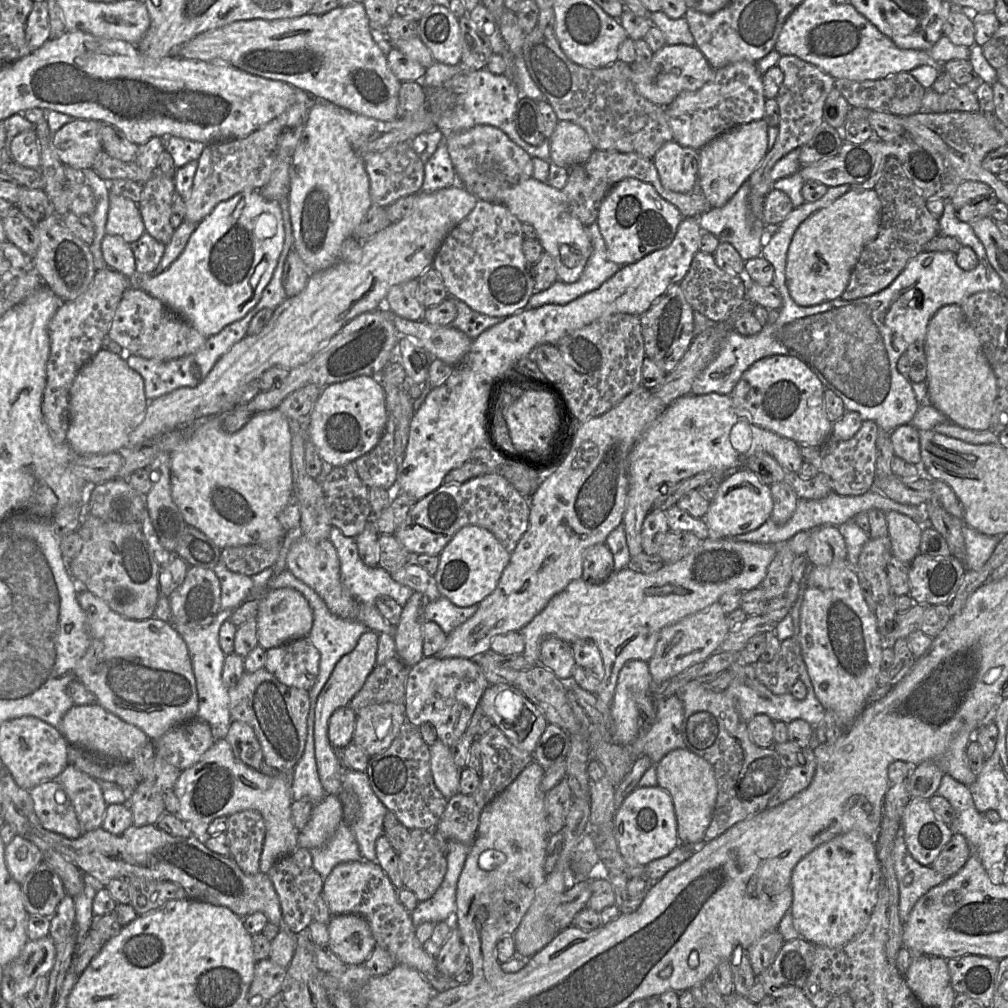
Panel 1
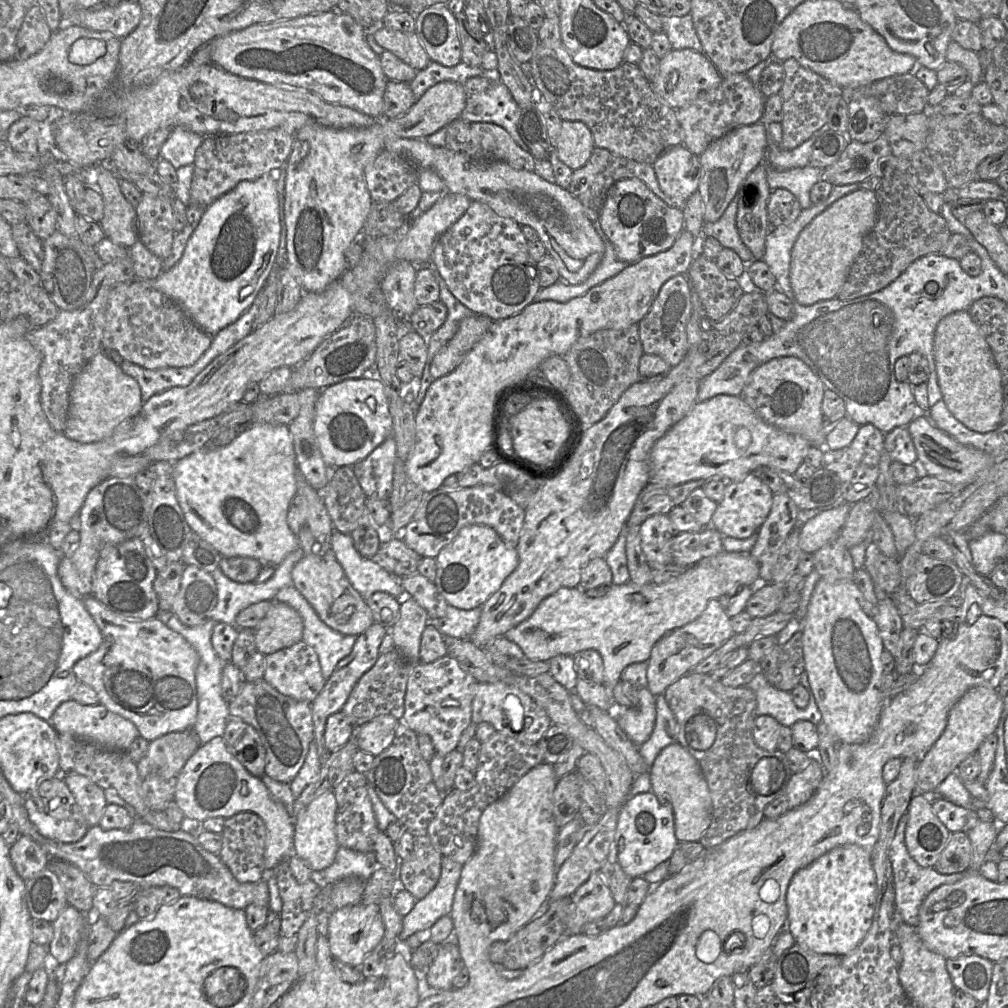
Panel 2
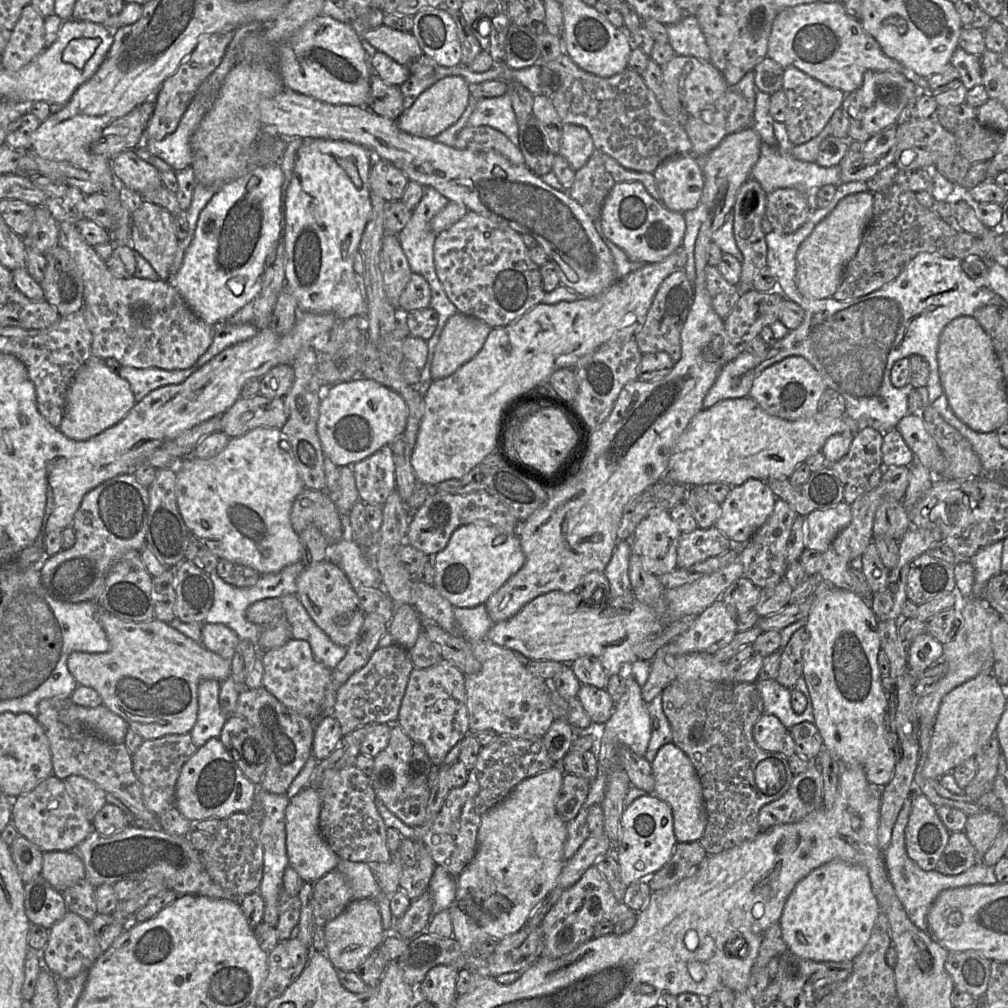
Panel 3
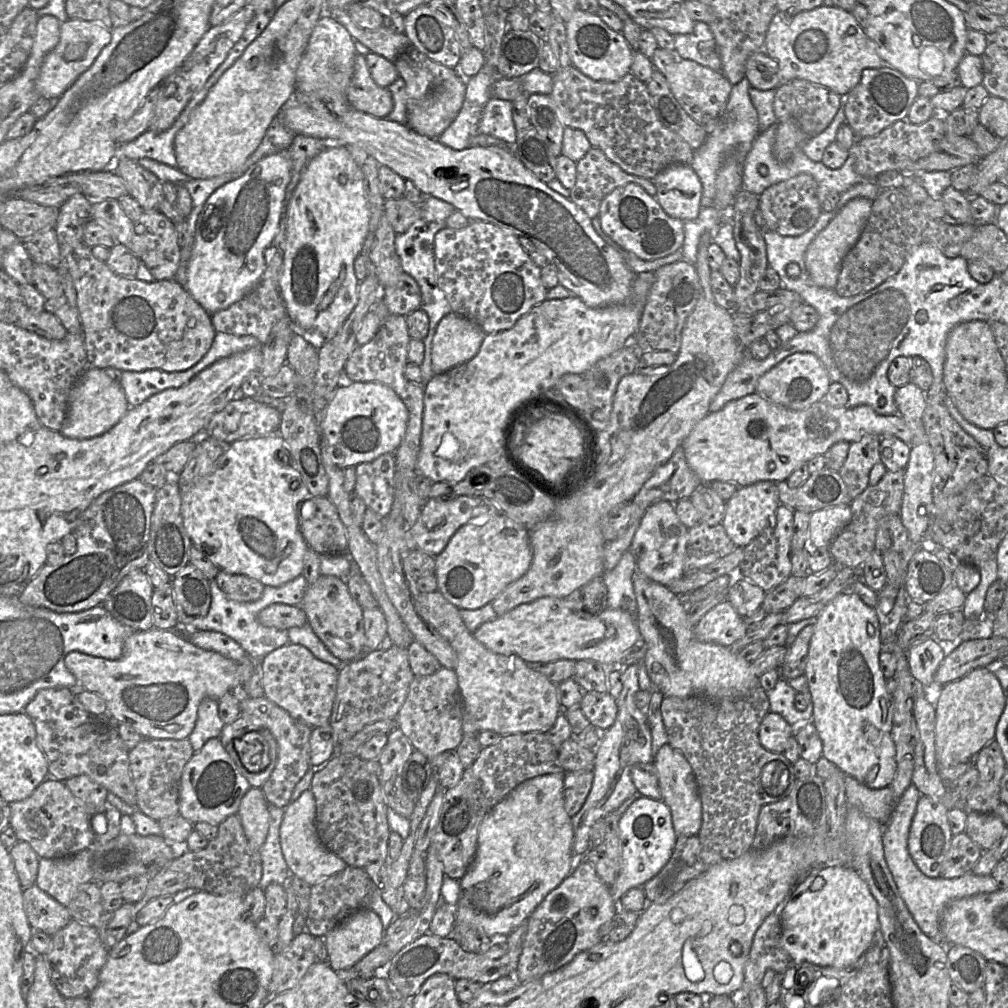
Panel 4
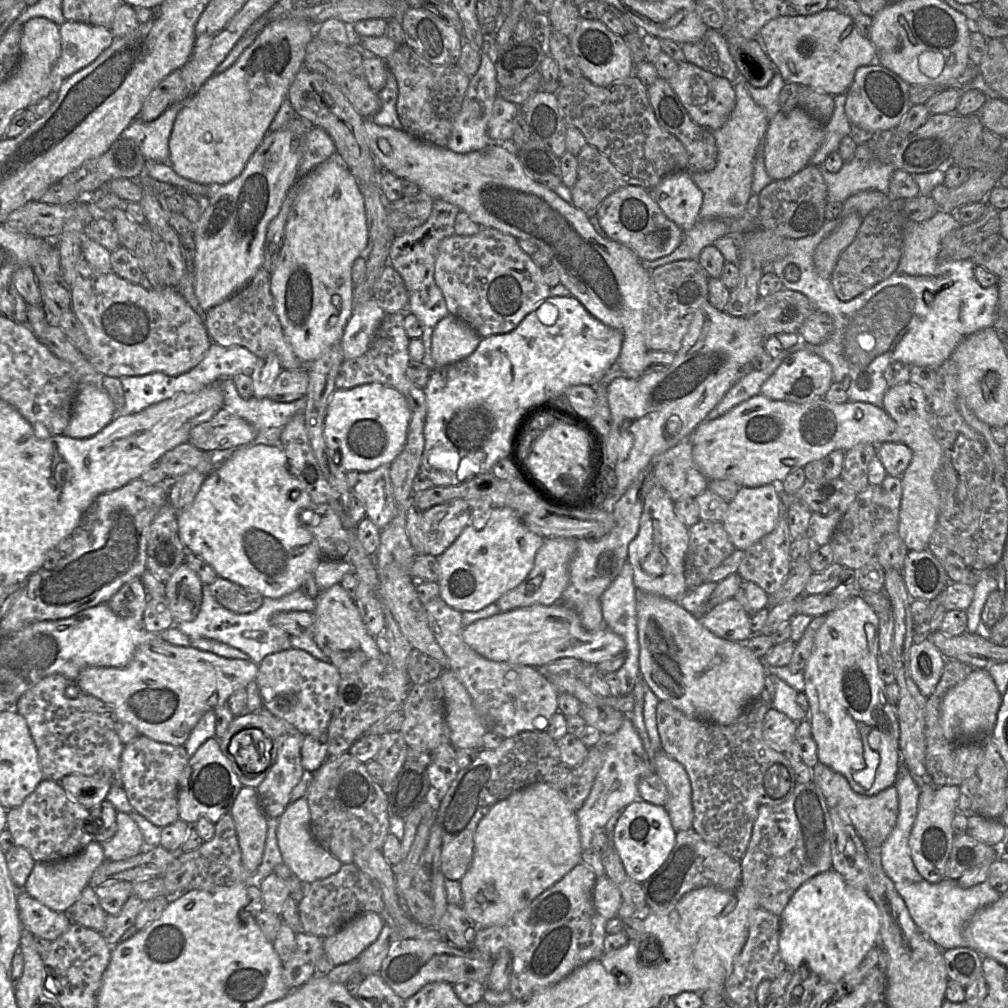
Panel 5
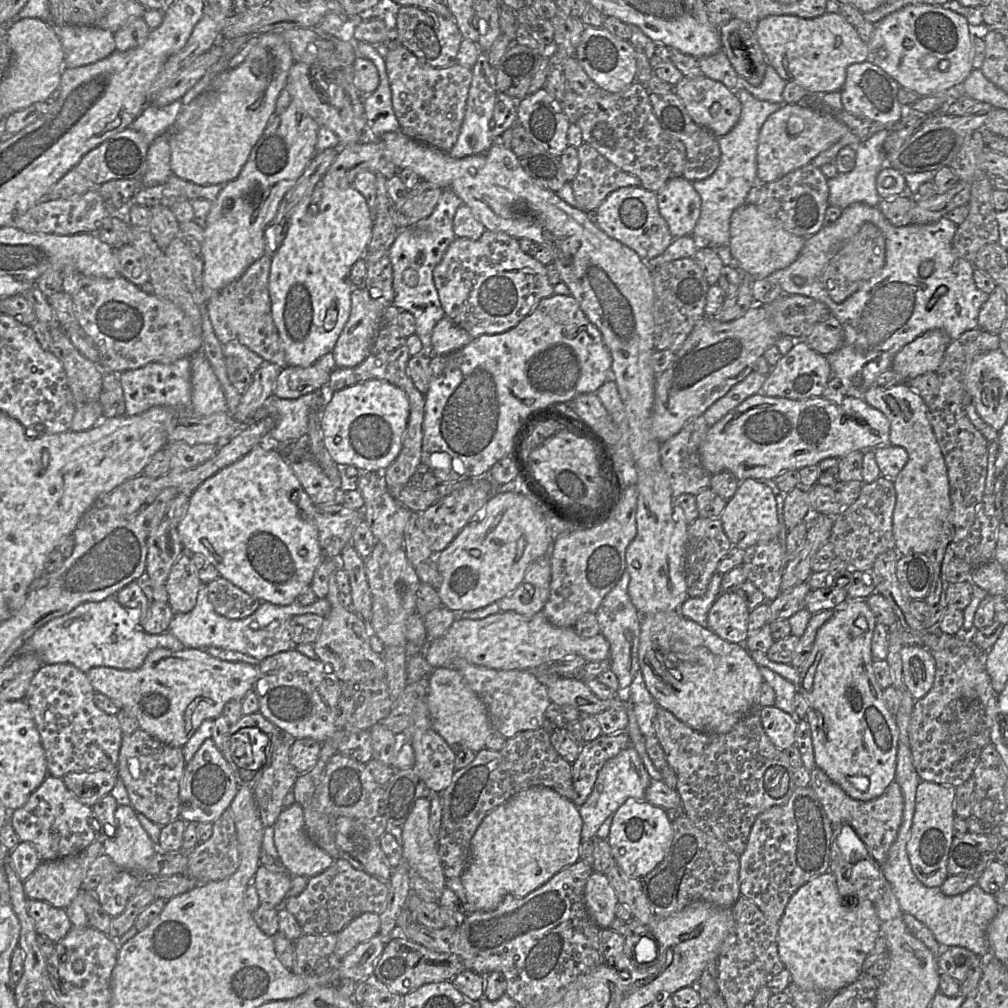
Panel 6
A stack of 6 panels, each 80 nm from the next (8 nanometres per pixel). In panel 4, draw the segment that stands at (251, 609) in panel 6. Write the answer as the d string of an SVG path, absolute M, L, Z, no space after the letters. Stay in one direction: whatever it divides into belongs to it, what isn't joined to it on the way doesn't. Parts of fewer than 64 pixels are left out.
M219 570L215 579L224 594L238 602L256 601L264 589L264 585L256 579L241 574L230 574L223 570Z

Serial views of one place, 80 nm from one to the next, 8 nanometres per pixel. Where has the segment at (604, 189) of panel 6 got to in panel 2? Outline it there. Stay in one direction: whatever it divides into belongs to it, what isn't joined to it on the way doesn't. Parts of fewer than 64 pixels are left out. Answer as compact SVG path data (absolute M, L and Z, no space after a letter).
M597 147L593 149L589 160L584 166L572 171L571 181L567 189L576 199L578 199L586 216L593 222L597 221L599 218L601 207L611 186L615 182L625 178L640 179L658 198L670 207L682 210L683 205L686 202L683 200L673 200L662 192L653 165L620 157L604 148Z

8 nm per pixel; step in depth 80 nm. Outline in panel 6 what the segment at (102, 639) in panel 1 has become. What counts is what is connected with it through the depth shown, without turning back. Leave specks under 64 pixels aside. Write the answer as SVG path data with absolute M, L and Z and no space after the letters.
M155 648L148 653L143 664L138 669L123 670L113 667L98 666L89 669L86 672L86 675L95 692L103 694L114 700L119 705L120 709L122 708L129 711L136 718L140 729L144 730L150 736L158 739L159 741L169 746L182 747L195 733L195 731L198 729L198 727L203 721L205 721L206 719L215 720L222 713L224 706L227 702L232 699L242 700L246 696L246 694L253 689L253 683L257 676L257 668L257 666L245 662L223 661L214 658L208 653L206 653L203 649L184 648L180 651L171 651L166 648Z

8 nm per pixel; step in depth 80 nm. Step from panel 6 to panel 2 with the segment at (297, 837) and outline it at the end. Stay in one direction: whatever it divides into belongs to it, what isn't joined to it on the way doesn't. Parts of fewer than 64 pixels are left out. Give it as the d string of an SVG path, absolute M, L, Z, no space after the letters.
M333 790L314 799L302 812L294 816L295 855L306 860L315 873L320 873L335 860L339 844L335 832L337 801Z

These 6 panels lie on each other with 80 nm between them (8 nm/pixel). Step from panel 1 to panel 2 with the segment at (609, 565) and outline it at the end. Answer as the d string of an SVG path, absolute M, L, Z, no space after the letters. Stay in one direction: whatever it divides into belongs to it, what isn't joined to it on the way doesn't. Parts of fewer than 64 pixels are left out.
M597 557L589 561L582 569L578 588L587 596L602 596L612 585L612 572L605 557Z

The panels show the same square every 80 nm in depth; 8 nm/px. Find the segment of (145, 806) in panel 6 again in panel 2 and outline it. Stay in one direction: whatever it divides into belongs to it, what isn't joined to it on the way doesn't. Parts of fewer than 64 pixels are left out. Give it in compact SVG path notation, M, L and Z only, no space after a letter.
M193 729L170 732L149 742L146 754L137 762L137 771L141 780L141 789L145 804L154 811L165 811L168 803L174 799L178 776L191 755L202 745Z

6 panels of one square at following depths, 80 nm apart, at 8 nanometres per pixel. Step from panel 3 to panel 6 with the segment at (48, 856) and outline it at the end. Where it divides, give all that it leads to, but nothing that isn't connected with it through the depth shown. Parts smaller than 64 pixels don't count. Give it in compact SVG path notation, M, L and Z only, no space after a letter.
M95 840L77 855L42 862L34 873L23 882L23 889L27 899L44 901L54 907L66 909L81 891L81 883L91 863L102 853L102 843Z

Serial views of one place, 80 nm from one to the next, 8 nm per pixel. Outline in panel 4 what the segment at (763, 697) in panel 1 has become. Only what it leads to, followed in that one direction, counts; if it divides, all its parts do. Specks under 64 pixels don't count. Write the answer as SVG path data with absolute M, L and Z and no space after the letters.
M780 678L775 687L766 691L766 694L770 703L770 711L780 714L794 728L802 723L812 721L813 704L811 698L806 697L807 707L805 710L797 710L794 705L797 691L788 684L787 680Z

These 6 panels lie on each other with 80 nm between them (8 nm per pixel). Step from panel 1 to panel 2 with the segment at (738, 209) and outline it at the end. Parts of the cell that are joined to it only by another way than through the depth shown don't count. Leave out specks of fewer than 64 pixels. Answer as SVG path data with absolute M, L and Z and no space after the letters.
M737 194L729 203L722 216L713 223L704 223L701 234L704 237L714 237L723 248L733 250L744 262L748 264L753 260L750 250L742 242L736 227Z

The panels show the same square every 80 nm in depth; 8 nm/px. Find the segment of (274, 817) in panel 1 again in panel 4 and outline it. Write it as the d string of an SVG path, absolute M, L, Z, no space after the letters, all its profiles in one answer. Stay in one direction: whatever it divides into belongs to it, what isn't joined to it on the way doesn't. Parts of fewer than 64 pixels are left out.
M219 737L210 738L184 766L180 780L179 814L193 824L202 821L218 825L228 816L237 814L241 799L250 787Z

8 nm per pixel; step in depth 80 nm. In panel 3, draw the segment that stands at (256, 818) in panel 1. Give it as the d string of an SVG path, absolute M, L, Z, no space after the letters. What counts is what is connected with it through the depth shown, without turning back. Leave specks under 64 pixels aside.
M237 812L220 820L220 828L211 846L201 852L203 866L214 883L231 891L238 898L258 891L263 877L261 822L246 812Z

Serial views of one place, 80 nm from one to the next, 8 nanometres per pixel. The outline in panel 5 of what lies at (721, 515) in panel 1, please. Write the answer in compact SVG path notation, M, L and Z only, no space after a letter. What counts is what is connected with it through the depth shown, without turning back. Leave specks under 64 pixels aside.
M771 484L759 487L740 487L734 499L728 504L722 524L735 548L742 551L771 533L782 515L781 498Z

